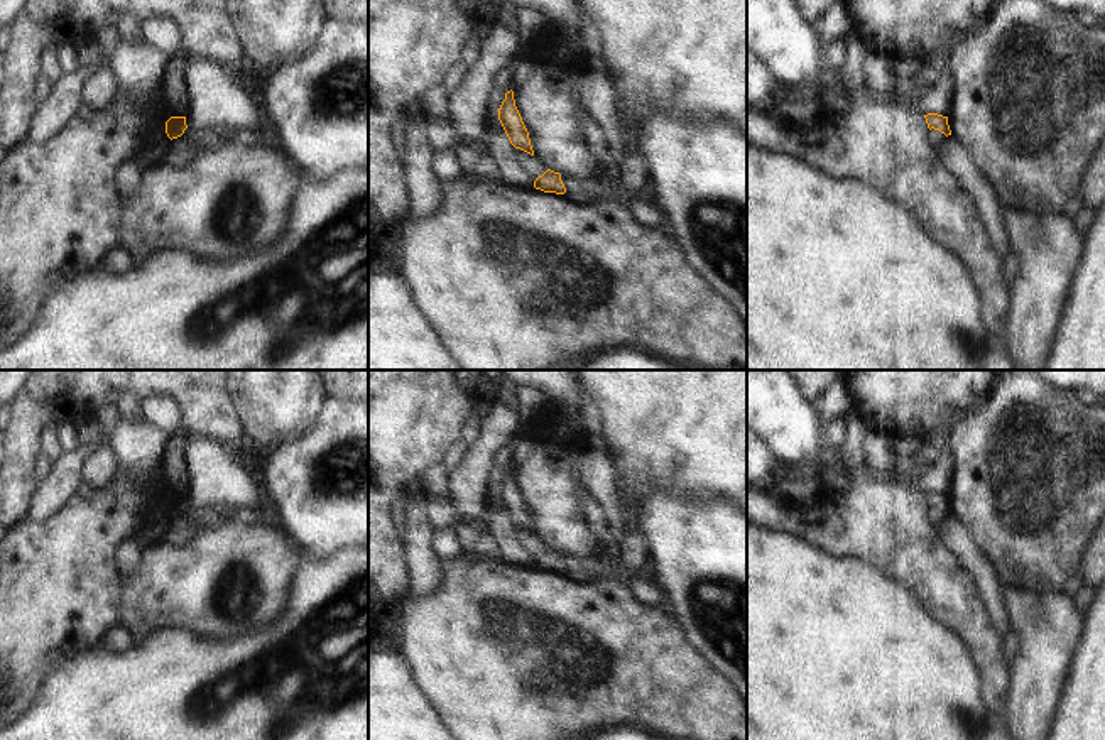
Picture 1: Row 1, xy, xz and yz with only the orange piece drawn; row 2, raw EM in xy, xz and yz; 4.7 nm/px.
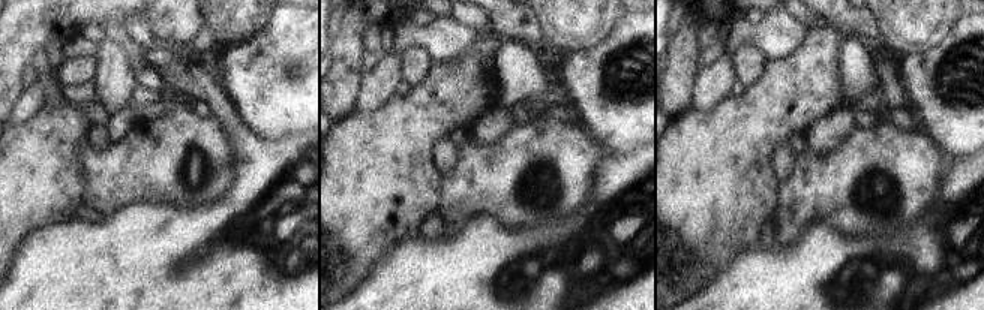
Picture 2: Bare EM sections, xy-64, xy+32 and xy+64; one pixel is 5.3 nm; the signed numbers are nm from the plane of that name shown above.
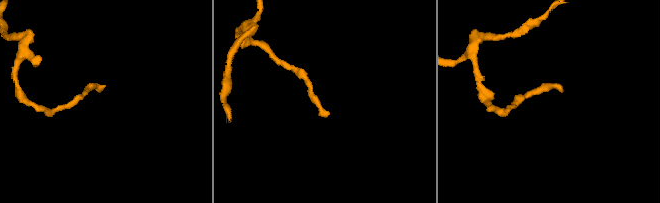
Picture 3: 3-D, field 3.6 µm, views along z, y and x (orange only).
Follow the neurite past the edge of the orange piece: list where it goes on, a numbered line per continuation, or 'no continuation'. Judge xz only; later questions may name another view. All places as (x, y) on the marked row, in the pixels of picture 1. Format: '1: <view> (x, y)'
no continuation

